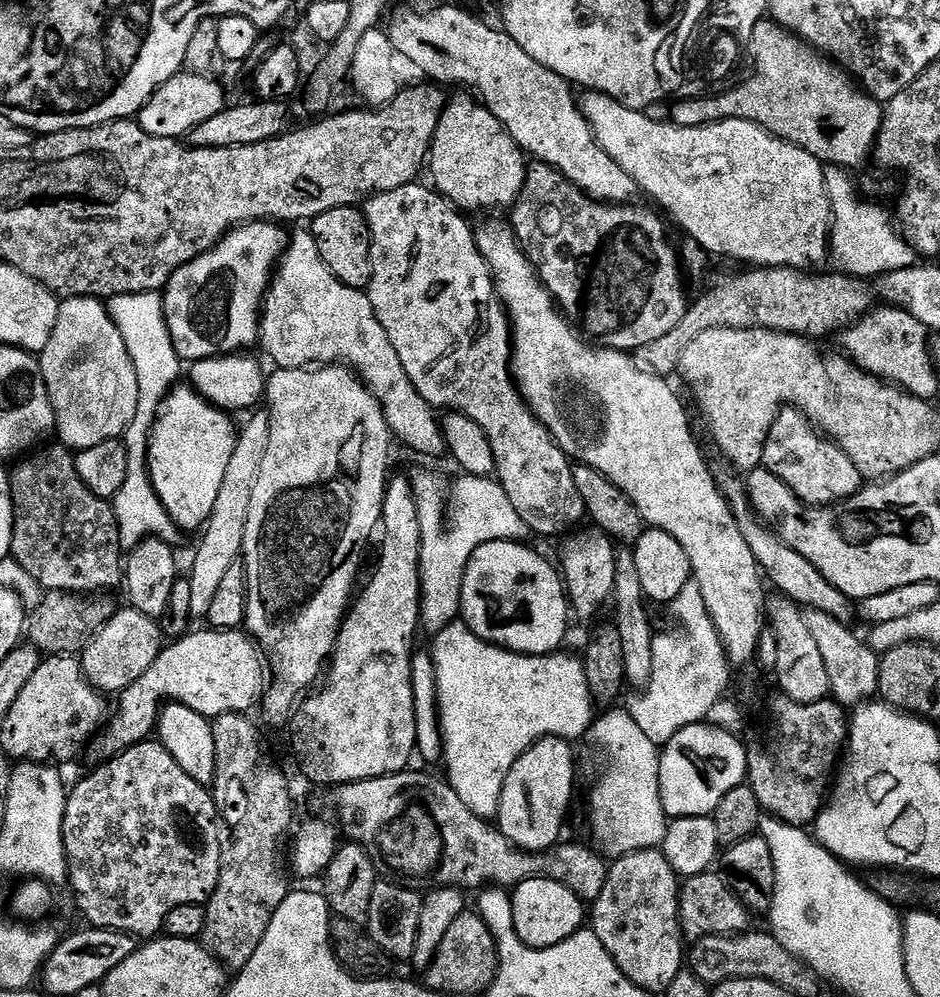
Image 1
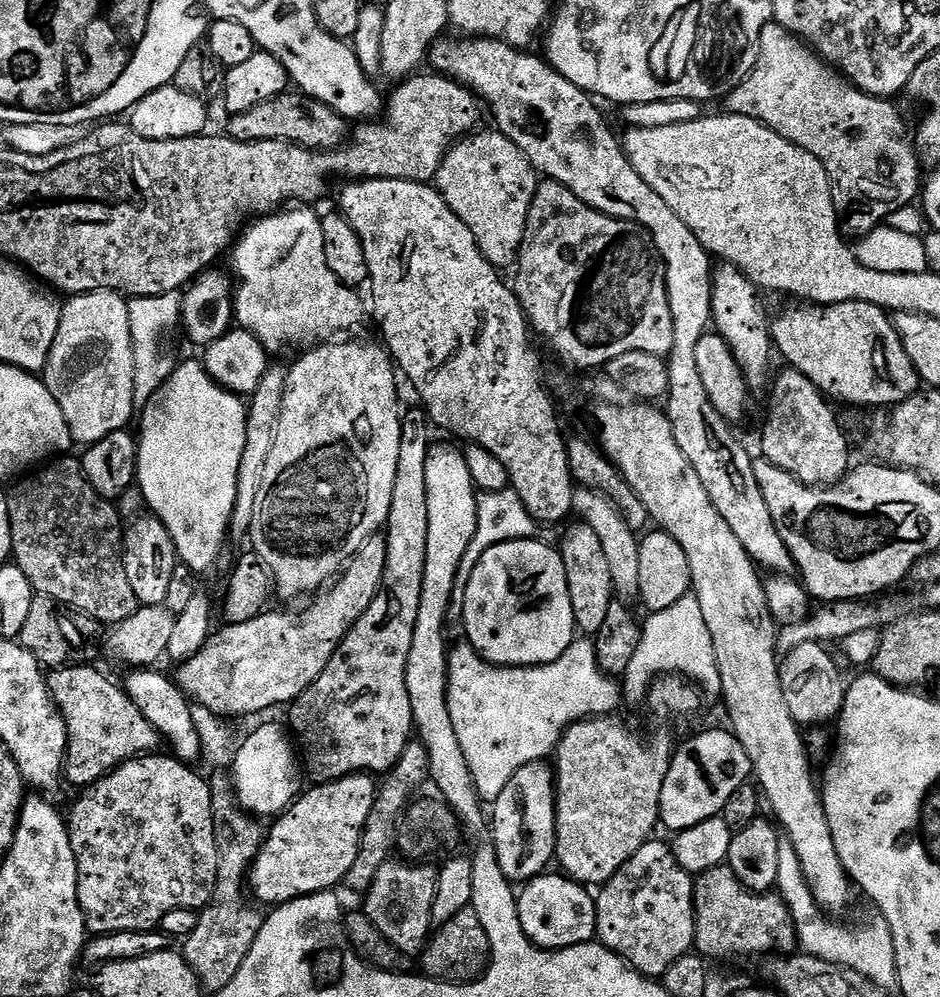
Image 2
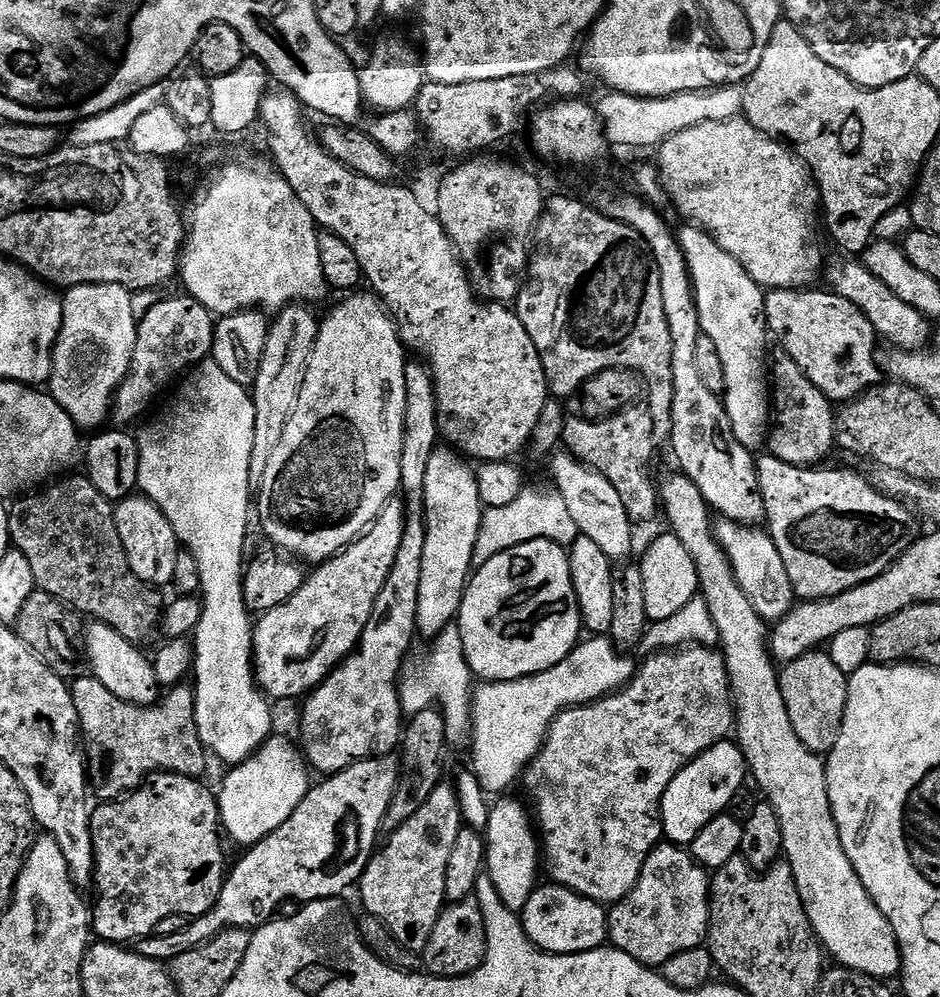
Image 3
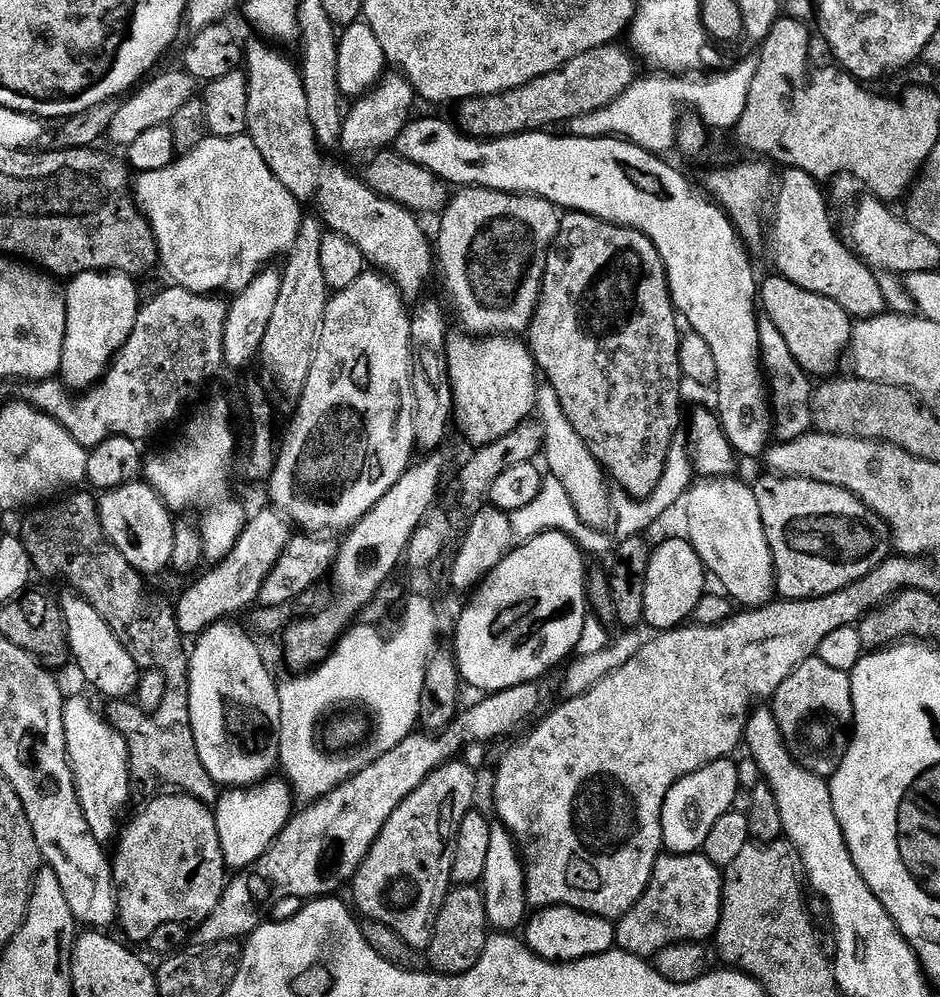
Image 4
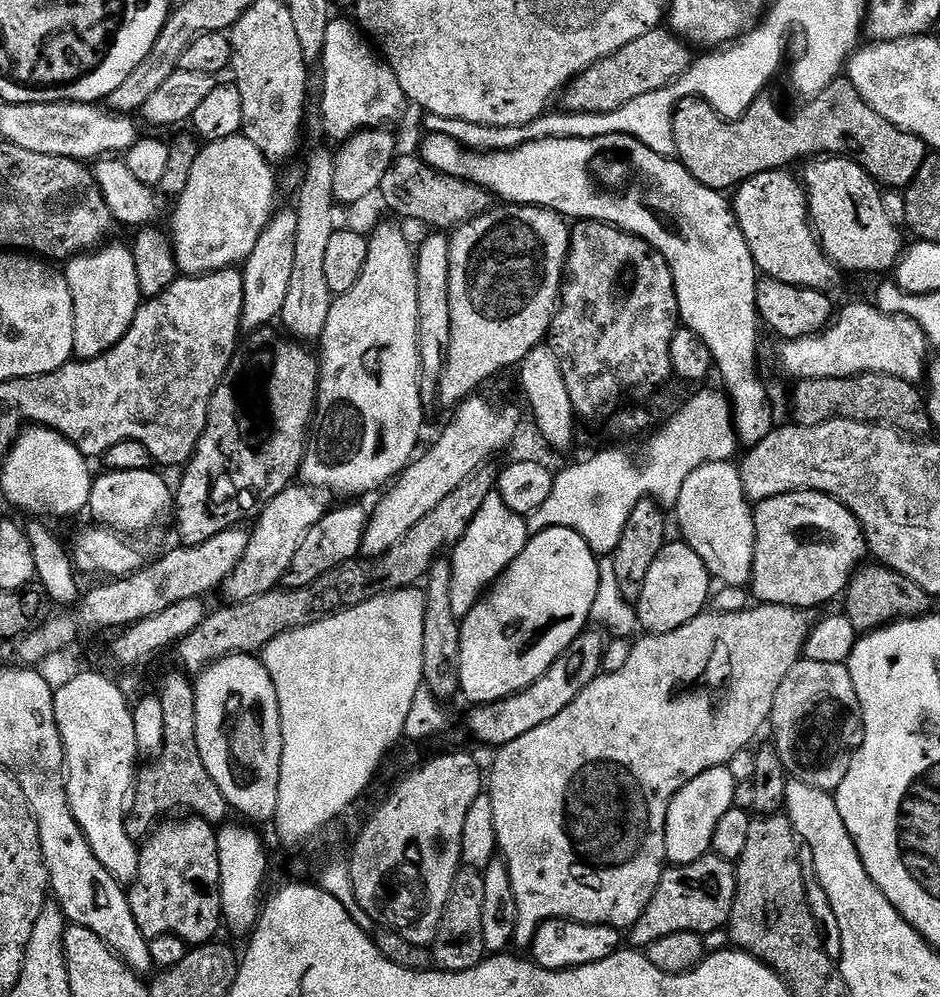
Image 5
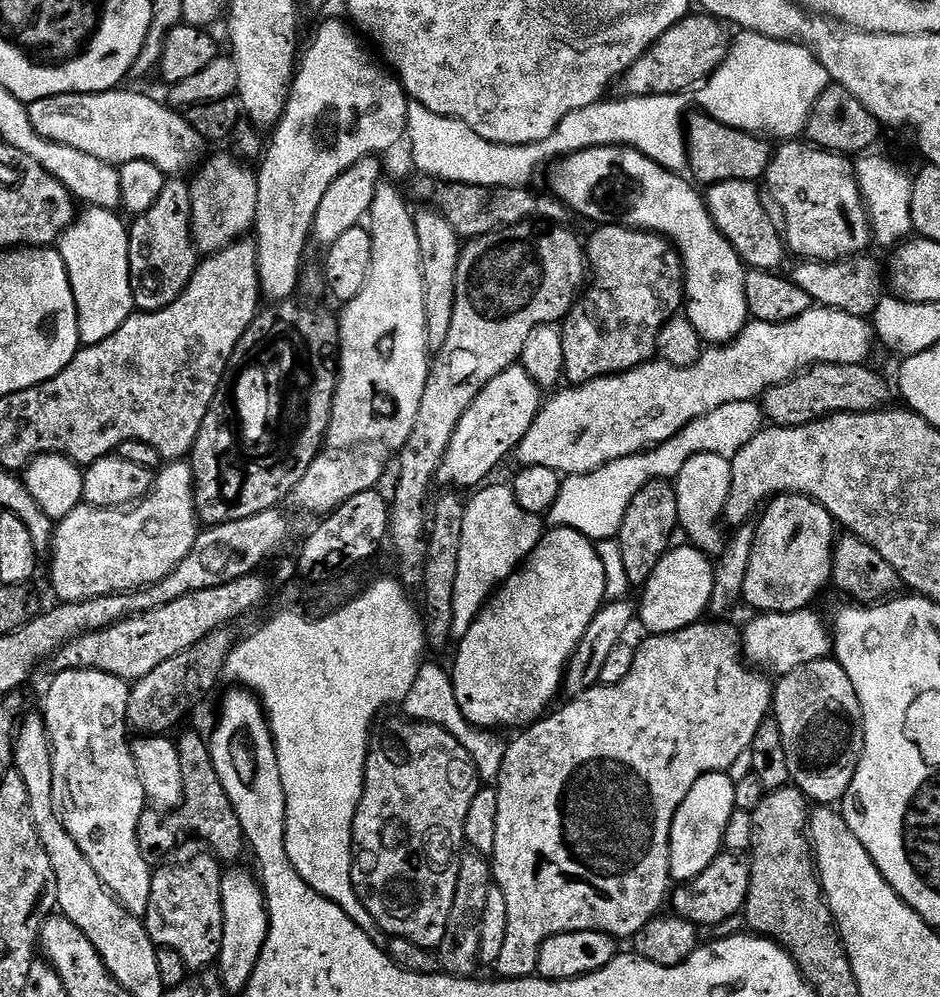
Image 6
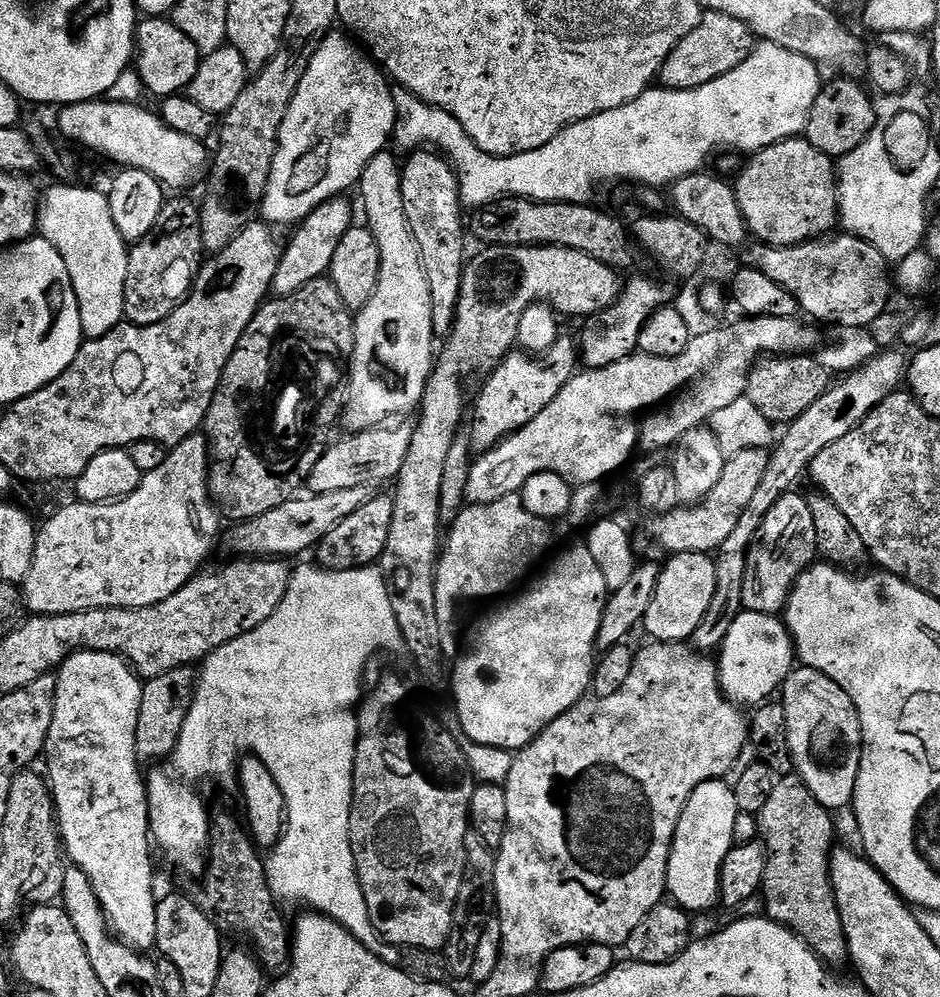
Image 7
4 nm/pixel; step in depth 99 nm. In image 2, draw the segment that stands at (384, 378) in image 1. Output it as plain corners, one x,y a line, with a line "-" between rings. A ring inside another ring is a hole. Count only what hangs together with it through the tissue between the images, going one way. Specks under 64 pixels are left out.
292,206
287,210
277,211
275,214
265,214
252,224
244,232
244,237
235,241
234,247
231,249
232,256
232,272
238,283
234,288
234,320
243,331
254,334
254,338
258,338
258,342
263,346
265,352
275,354
283,348
300,348
299,350
308,350
313,346
319,345
321,342
328,342
333,339
335,332
348,332
351,328
356,328
363,318
364,312
366,316
366,304
360,301
360,292
355,288
348,288
338,278
334,278
334,270
330,270
330,266
326,266
326,246
322,242
322,226
320,225
321,217
312,213
313,209
308,206

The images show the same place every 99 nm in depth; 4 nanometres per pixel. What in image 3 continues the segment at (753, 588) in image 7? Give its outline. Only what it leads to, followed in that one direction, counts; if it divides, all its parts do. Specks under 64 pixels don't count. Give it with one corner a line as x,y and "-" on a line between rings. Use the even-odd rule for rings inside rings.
771,454
761,455
756,460
760,493
764,499
766,531
772,537
774,546
778,546
782,562
786,562
786,574
790,574
792,589
801,601
824,600
878,578
878,574
887,570
922,532
916,525
916,513
892,496
885,496
869,477
867,480
856,472
835,472
827,468
799,468

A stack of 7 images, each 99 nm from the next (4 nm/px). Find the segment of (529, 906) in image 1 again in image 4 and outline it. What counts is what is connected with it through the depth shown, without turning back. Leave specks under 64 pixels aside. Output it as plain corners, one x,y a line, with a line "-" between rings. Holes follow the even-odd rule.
555,904
552,908
541,908
529,915
522,939
529,950
543,960
568,964
572,960
601,956
613,951
616,948
616,926
607,916
595,916
565,904

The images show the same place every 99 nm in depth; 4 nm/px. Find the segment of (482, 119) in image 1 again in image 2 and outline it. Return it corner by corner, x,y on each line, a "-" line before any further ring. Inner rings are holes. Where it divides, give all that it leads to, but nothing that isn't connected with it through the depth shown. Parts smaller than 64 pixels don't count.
498,130
477,131
456,141
438,170
434,187
440,197
470,226
482,254
497,270
511,269
517,263
526,218
534,202
538,173
536,167

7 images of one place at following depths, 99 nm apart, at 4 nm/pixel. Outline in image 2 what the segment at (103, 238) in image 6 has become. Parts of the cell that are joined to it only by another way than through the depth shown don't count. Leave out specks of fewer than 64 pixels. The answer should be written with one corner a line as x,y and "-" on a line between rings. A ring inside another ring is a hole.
84,292
81,296
72,296
69,301
68,305
63,305
58,334
54,334
48,365
44,367
42,376
50,394
54,394
54,402
58,402
58,406
62,406
62,414
66,414
66,426
70,426
73,441
77,445
87,446
106,438
106,434
125,431
129,427
132,408
137,407
130,314
128,300
118,292

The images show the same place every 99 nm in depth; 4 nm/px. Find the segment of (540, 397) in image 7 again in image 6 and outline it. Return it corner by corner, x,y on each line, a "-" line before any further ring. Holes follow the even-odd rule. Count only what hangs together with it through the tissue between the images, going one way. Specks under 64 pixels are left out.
522,366
502,370
502,374
498,374
498,378
487,384
482,394
478,394
478,398
470,402
470,410
462,414
462,422
458,422
454,438
450,438
446,458
442,458
442,466
438,470
435,483
451,486
456,490
479,489
489,479
487,476
507,456
511,457
515,453
522,438
526,438
530,426
534,426
534,418
542,407
540,395
540,385
534,383

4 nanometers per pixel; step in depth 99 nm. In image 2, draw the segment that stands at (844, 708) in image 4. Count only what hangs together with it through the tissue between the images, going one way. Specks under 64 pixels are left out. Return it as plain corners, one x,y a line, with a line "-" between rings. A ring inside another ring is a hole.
803,644
780,660
782,694
786,694
786,706
801,726
828,726
824,724
833,723
844,708
846,680
840,677
840,668
828,650
822,644

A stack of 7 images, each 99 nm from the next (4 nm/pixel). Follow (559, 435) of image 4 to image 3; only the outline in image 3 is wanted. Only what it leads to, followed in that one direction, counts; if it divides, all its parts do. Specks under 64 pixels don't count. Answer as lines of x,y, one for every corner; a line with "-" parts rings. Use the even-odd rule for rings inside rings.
567,450
557,451
551,460
552,476
556,479
554,487
562,494
566,510
570,510
570,518
574,518
577,533
596,542
612,562
627,561
632,552
634,522
626,514
626,506
622,506
618,490
614,490
614,486
610,486
610,482
606,482
598,470
574,459

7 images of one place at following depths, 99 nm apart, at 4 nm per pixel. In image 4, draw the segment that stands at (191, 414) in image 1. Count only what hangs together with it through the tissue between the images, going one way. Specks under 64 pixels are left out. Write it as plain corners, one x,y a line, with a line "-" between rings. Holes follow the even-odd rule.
212,400
184,428
184,437
173,448
164,448
145,459
143,479
158,492
164,503
176,514
184,514
187,508
201,508
204,517
198,520
201,538
204,540
204,555
212,562
219,562
234,550
246,523
244,508
232,497
228,483
232,480
232,467
236,464
236,432
232,429
232,408
224,400
-
236,622
211,624
200,633
186,664
190,726
194,726
198,758
212,781
225,789
250,788
277,771
282,718
278,680
264,665
257,641
232,623

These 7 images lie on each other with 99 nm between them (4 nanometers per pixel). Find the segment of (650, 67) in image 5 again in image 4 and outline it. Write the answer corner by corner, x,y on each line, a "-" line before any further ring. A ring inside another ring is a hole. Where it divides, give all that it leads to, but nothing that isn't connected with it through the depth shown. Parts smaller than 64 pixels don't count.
613,42
606,46
598,46
594,50
586,50
586,54
578,54
578,58
570,58
570,62
566,62
564,68
559,68
556,72
550,74
542,74
542,78
534,78
526,86
521,88
515,88
510,92
504,92
501,96
479,96
478,98
470,98
469,100
460,101
458,107
455,109
456,117
454,117
455,123
458,125
461,132
466,136
471,136
474,140
498,140
500,138
506,138
507,136
517,136
523,132
534,132
537,130
552,130
555,129
555,124
560,126
566,126
574,118
582,118
586,114
594,114
598,110
602,110
606,106
610,106
618,98
622,98
622,94
626,94
626,90
634,81
638,78
638,72
636,72
637,57
633,55
627,47
623,48
623,43

